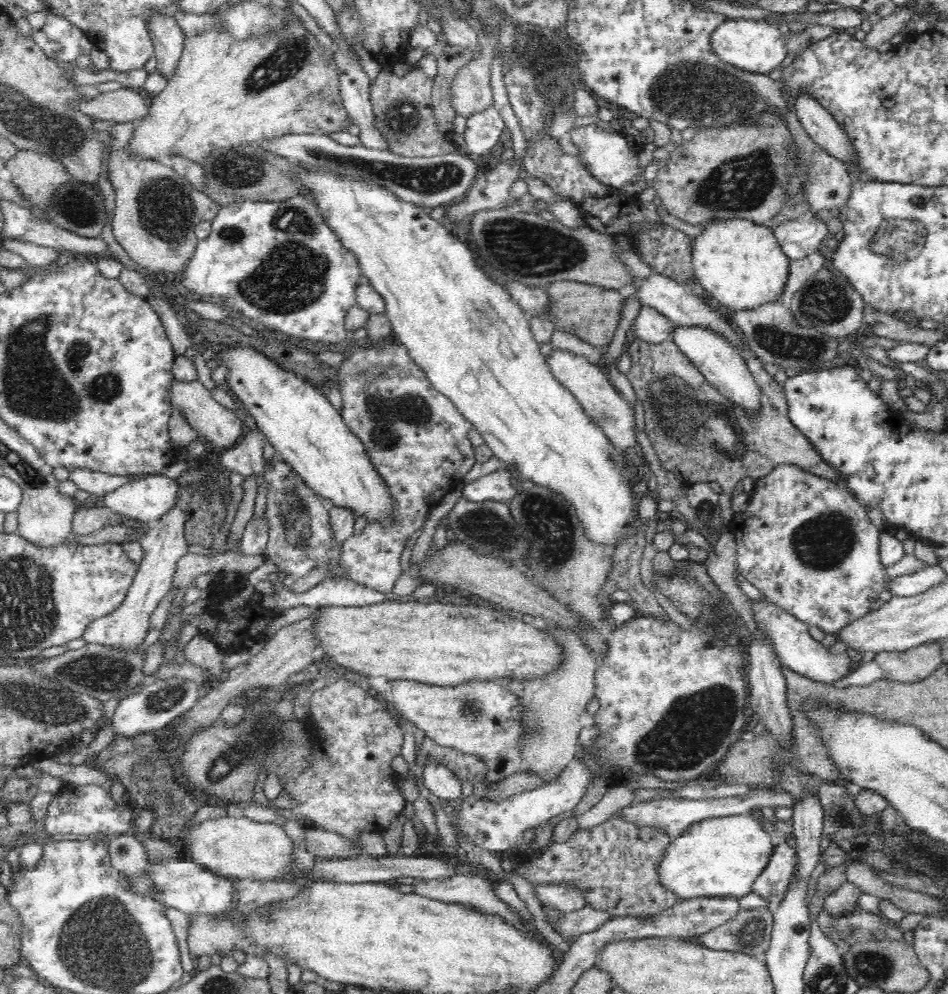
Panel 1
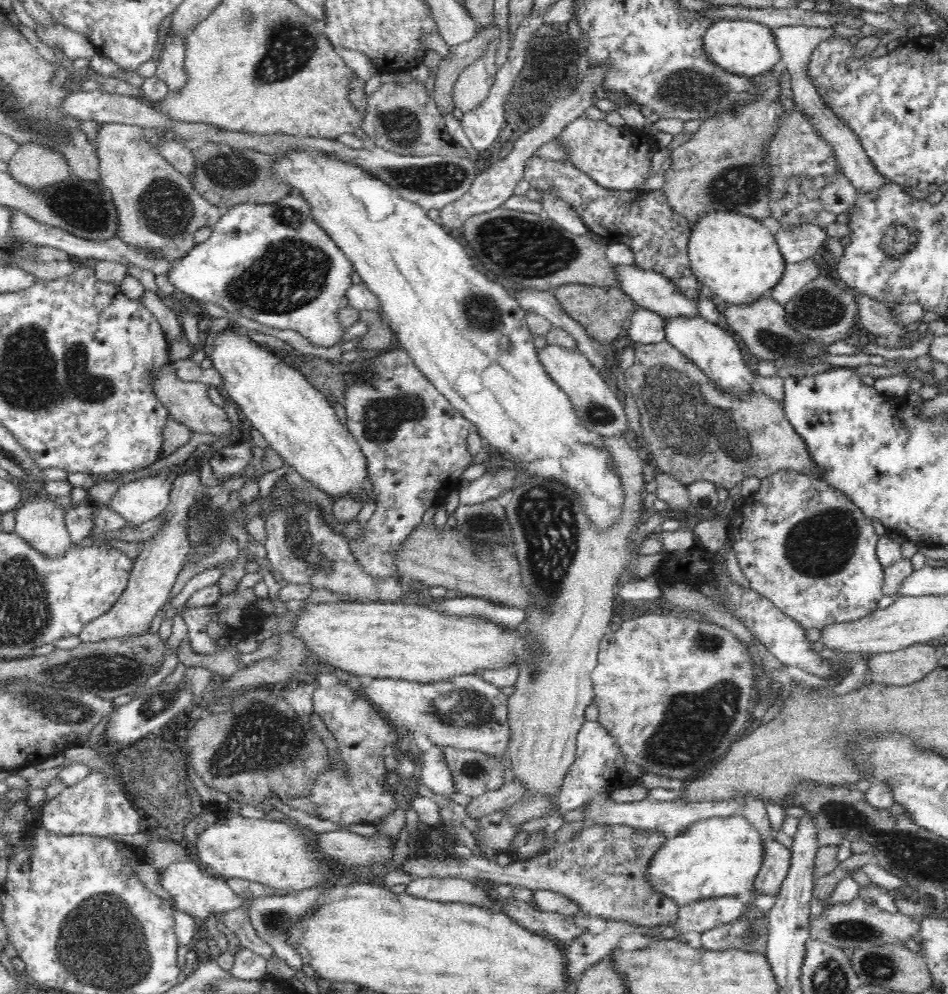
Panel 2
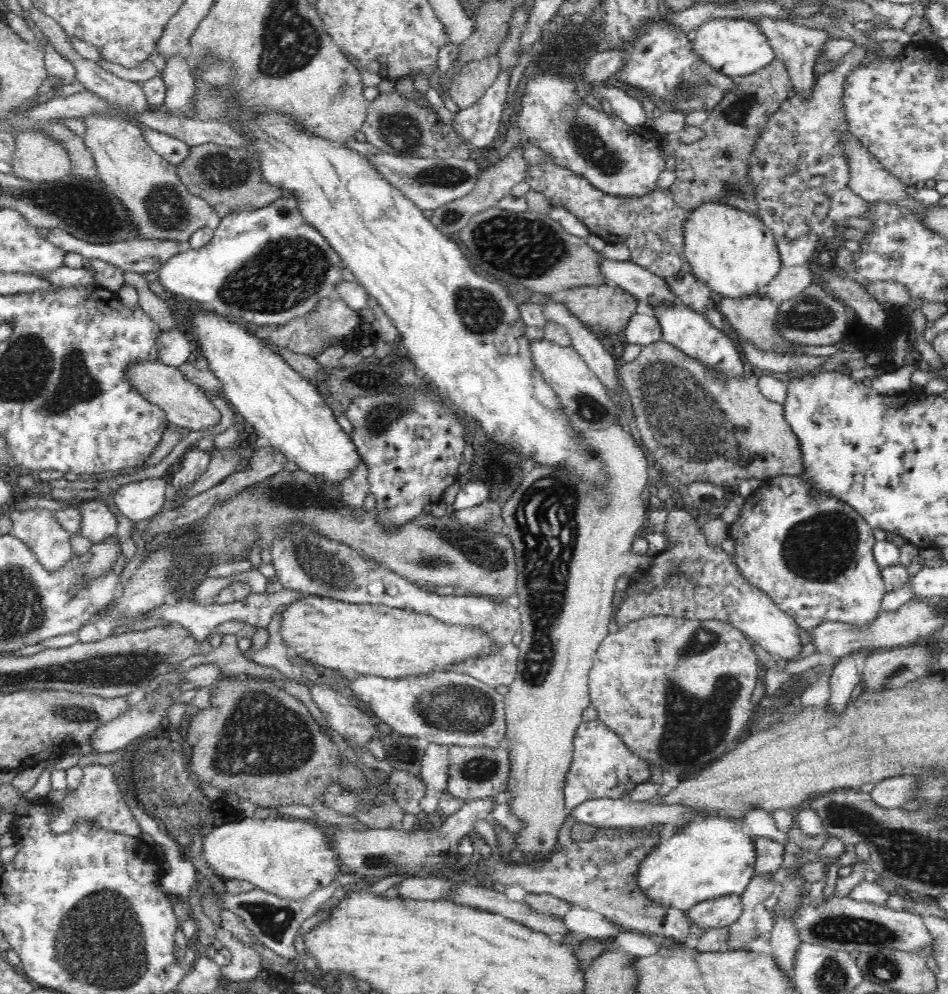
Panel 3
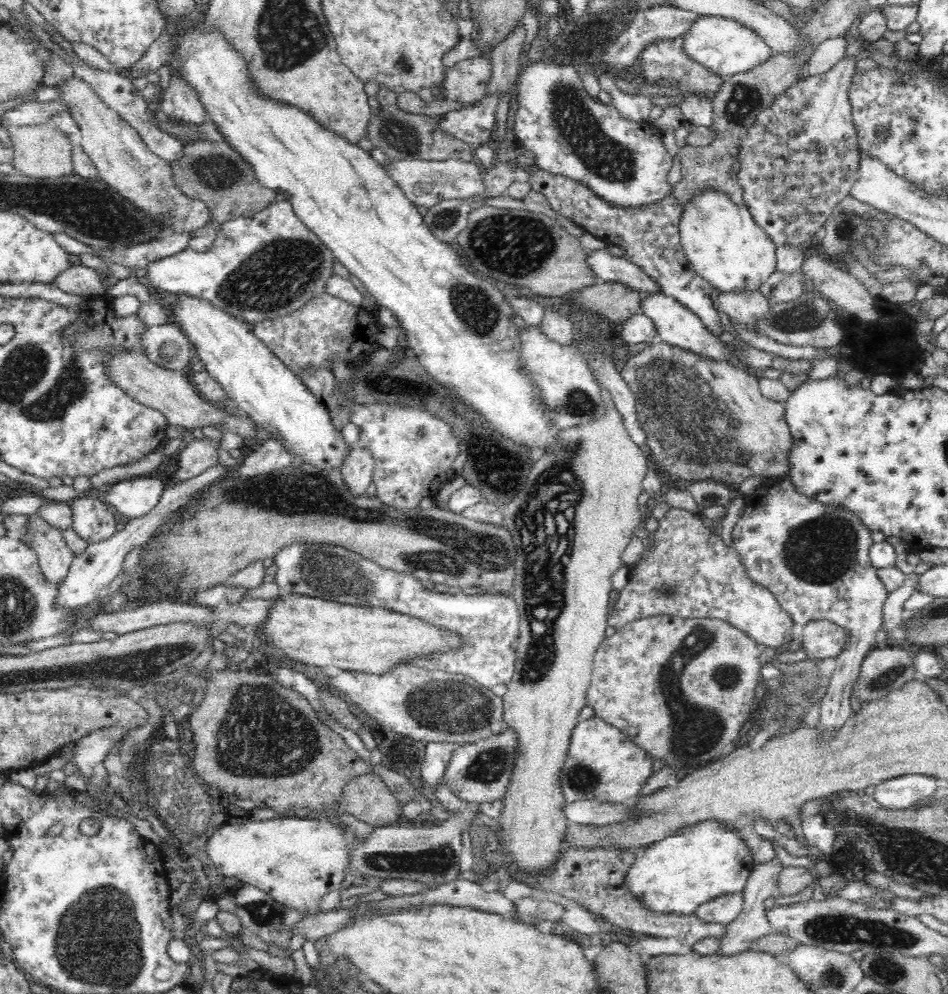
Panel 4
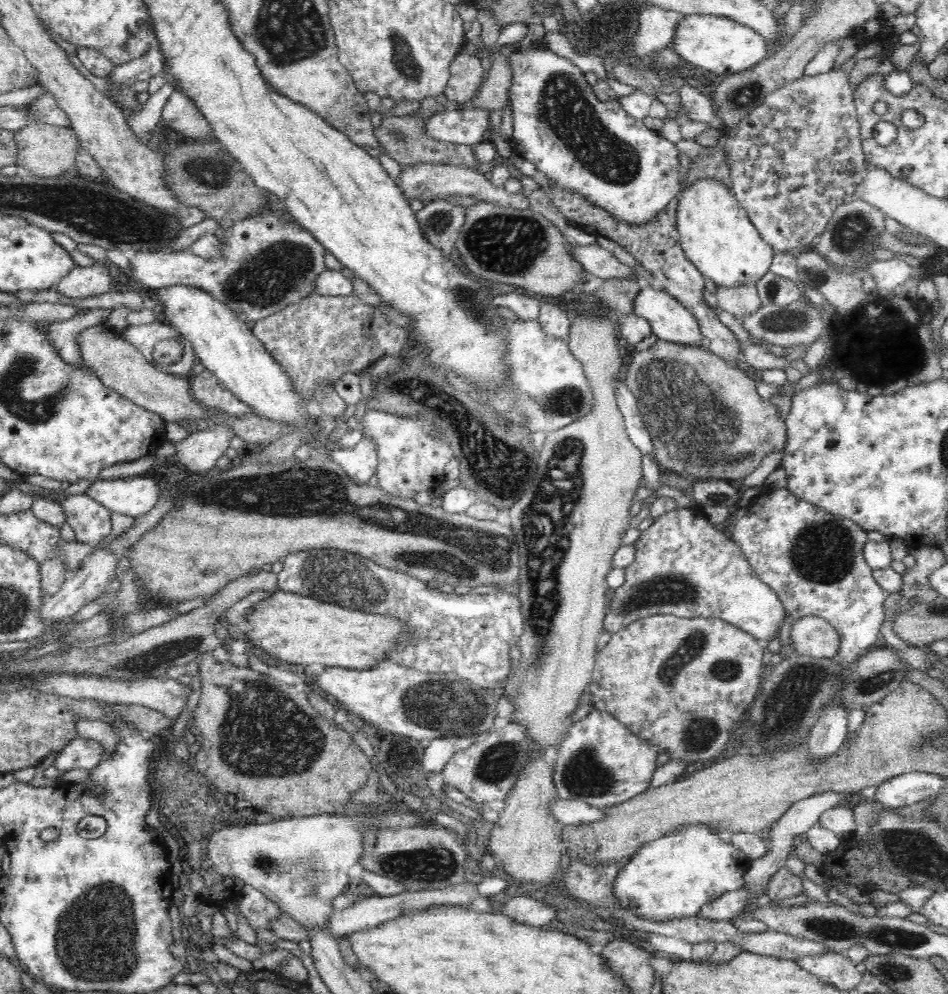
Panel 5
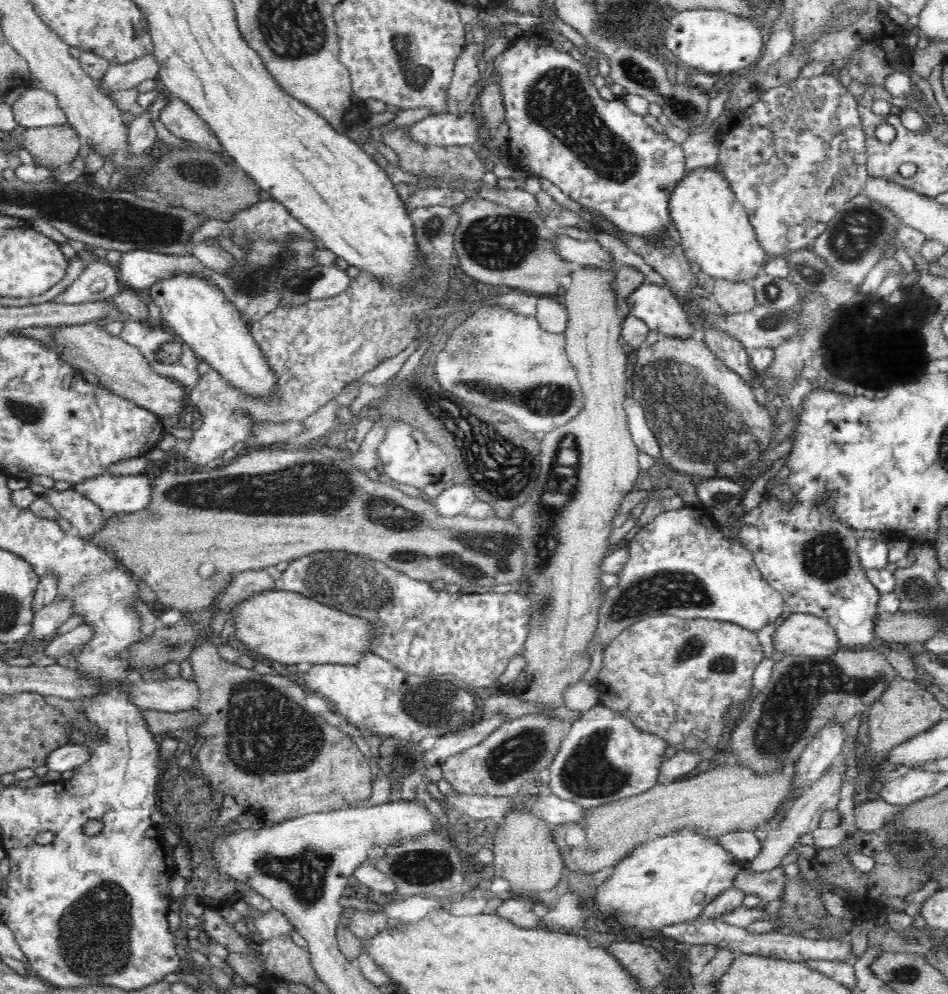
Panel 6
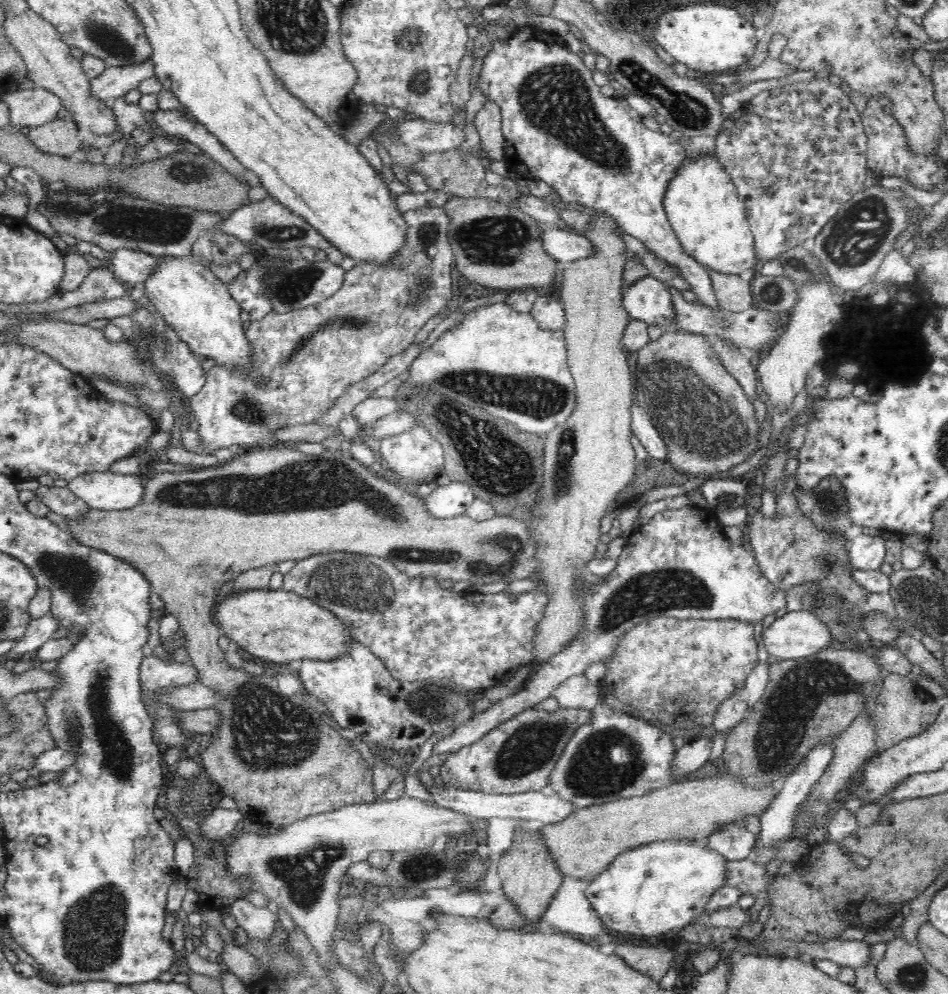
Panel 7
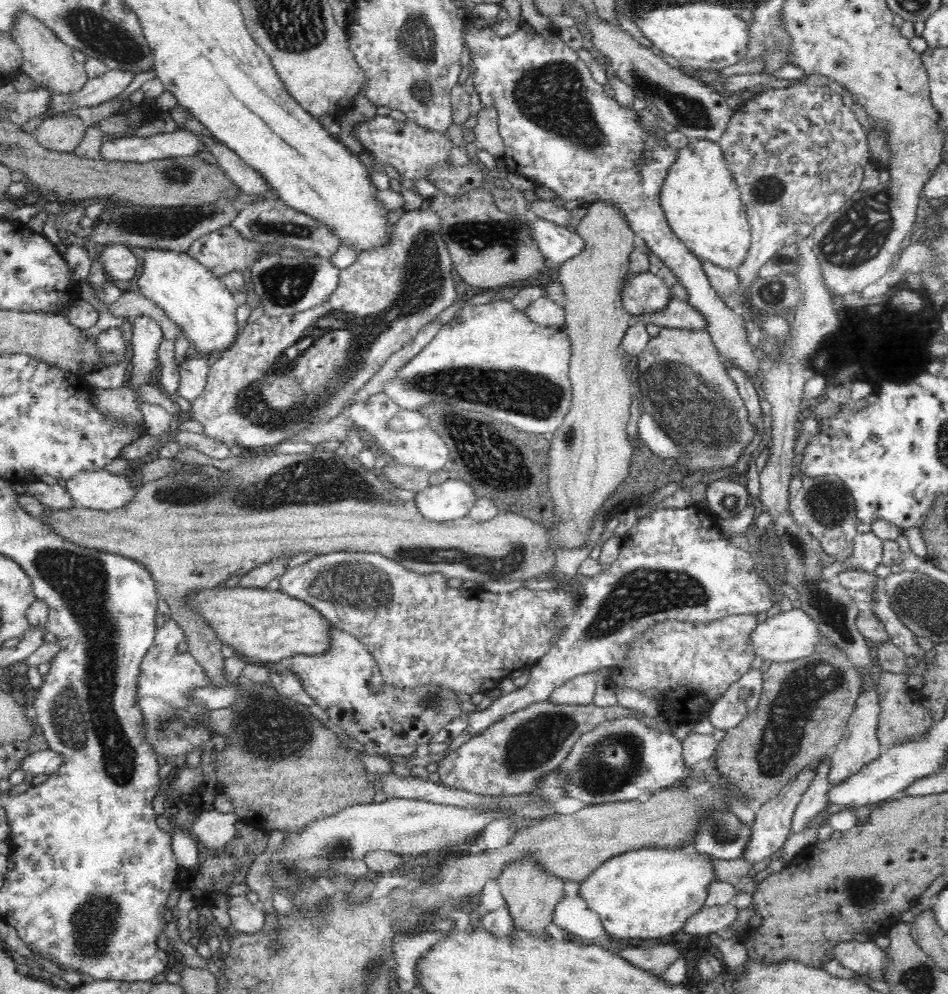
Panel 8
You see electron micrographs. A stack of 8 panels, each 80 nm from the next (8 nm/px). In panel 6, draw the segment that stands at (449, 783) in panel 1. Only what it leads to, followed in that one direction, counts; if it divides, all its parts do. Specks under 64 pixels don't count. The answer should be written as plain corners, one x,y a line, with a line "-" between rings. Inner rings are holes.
490,714
474,728
466,728
464,732
448,733
443,737
437,737
431,749
423,754
426,767
438,766
440,768
449,756
464,752
467,748
480,744
495,728
506,722
504,714

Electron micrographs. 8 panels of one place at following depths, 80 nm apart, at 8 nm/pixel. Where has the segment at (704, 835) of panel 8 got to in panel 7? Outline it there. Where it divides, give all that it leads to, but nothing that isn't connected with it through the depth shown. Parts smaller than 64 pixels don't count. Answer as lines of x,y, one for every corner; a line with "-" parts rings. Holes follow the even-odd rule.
734,822
714,832
704,843
718,849
728,860
746,860
756,849
756,836
746,829
744,822

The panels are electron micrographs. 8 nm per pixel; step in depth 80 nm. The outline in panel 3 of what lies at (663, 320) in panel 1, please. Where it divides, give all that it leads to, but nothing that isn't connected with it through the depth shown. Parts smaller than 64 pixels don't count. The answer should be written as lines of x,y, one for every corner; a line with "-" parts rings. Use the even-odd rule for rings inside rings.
653,312
634,313
626,325
624,335
628,343
641,347
663,340
660,321

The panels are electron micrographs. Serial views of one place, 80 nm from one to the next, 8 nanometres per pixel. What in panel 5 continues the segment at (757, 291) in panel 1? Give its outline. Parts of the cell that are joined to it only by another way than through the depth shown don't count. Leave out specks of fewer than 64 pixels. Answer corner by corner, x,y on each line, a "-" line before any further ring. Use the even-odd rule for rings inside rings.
706,178
698,180
694,186
688,186
680,190
680,202
678,202
677,227
681,238
681,245
687,259
701,272
714,281
715,286
722,288
738,288
758,284
758,280
770,271
775,250
772,245
766,243
760,231
756,229
750,220
746,209
738,202
738,199
727,190
721,182
715,182

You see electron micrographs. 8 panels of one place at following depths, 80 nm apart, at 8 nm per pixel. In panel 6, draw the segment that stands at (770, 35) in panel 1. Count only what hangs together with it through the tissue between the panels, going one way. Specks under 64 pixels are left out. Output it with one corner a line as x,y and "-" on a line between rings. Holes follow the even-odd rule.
712,10
676,13
667,29
665,45
682,63
717,76
730,75
742,68
750,70
765,48
762,32
755,25
732,14

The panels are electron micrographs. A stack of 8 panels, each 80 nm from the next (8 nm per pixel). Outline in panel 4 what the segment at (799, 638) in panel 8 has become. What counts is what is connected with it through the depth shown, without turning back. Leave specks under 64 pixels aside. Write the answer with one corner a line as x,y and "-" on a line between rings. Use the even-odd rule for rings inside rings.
810,620
803,628
803,649
809,658
836,658
852,639
852,634
834,621

